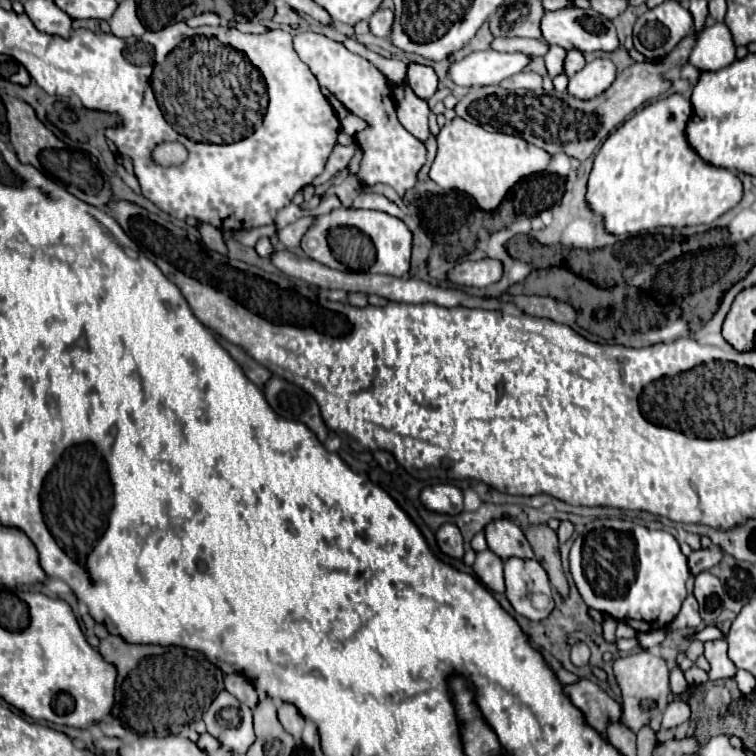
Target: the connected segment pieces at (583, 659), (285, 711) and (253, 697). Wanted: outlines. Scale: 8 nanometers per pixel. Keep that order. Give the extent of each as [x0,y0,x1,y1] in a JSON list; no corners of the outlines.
[[571,643,591,667],[277,701,305,739],[225,673,257,709]]

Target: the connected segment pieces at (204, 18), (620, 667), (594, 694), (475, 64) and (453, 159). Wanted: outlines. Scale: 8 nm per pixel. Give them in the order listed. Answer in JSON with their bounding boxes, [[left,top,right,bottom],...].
[[187,13,221,27],[613,651,669,733],[563,677,621,739],[449,49,531,87],[431,117,551,211]]

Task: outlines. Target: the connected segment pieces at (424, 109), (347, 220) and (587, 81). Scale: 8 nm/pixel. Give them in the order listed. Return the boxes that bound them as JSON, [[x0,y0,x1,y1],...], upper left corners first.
[[397,87,429,141],[301,209,413,277],[567,59,615,99]]

